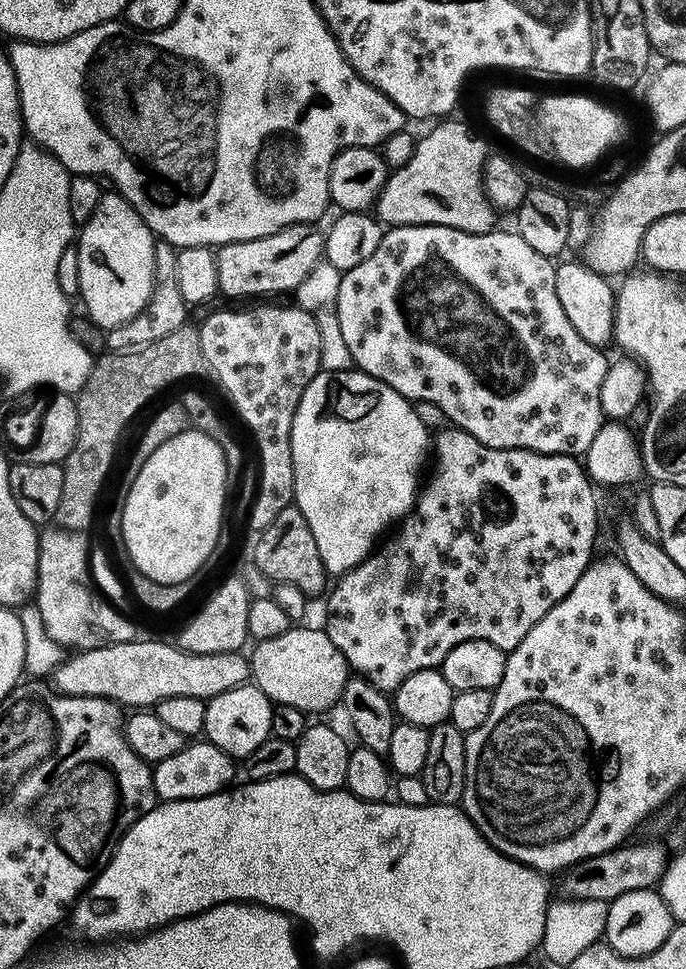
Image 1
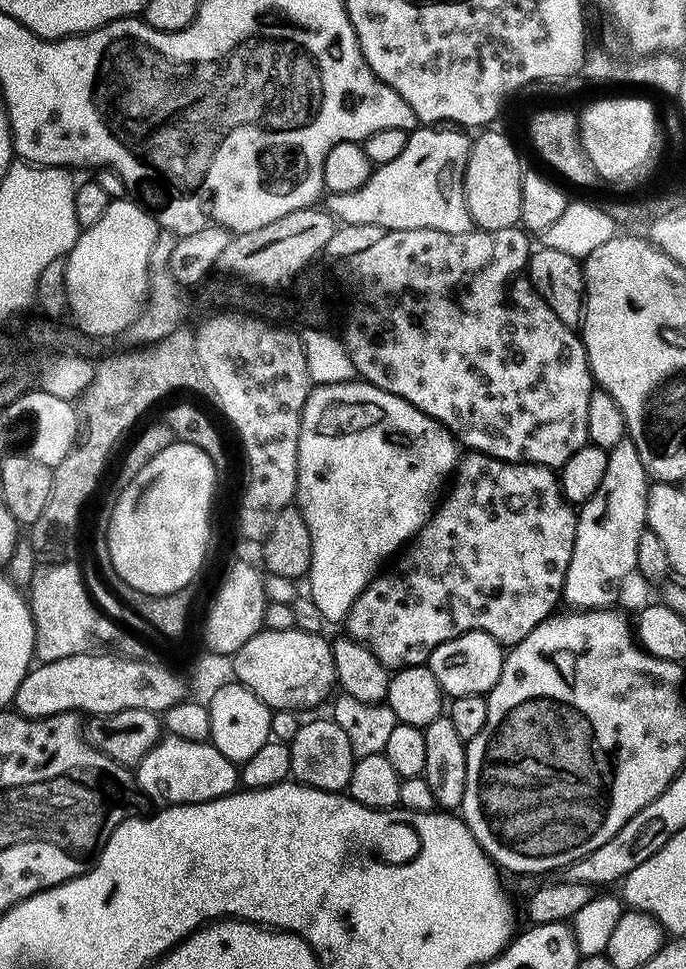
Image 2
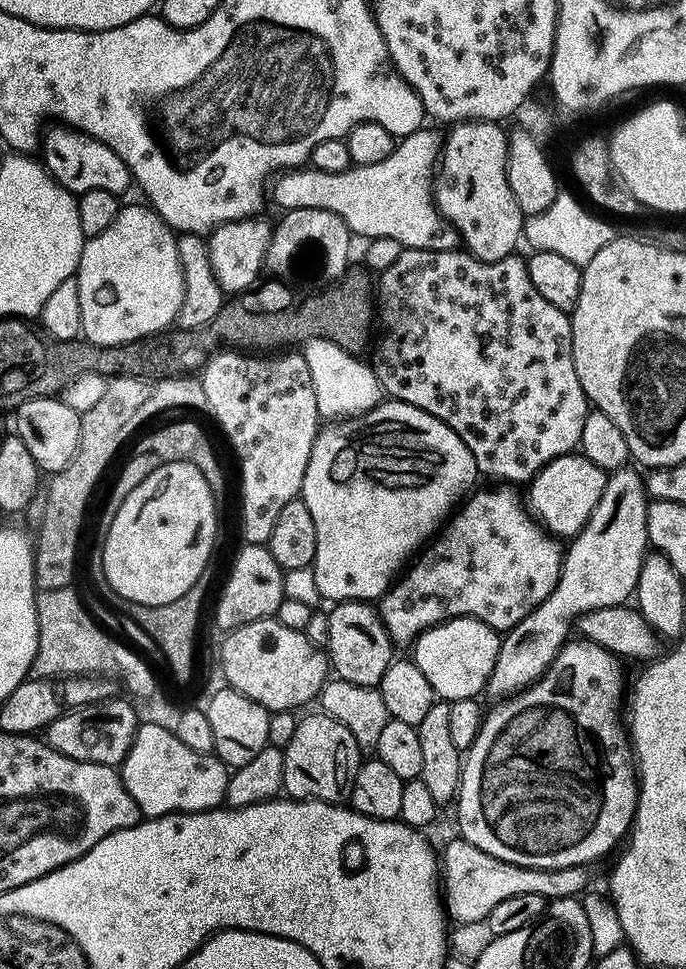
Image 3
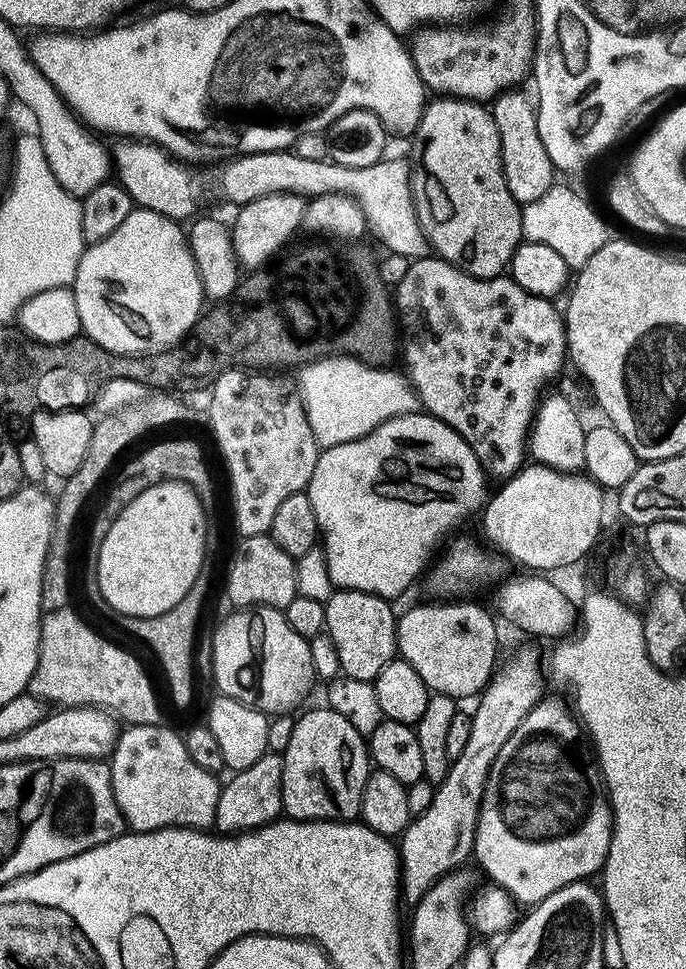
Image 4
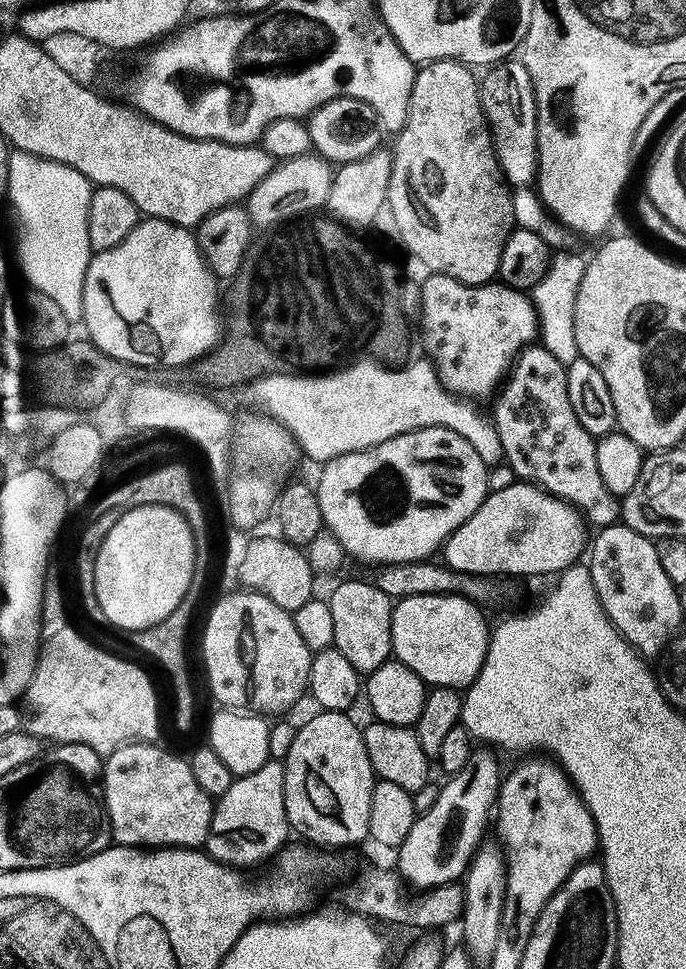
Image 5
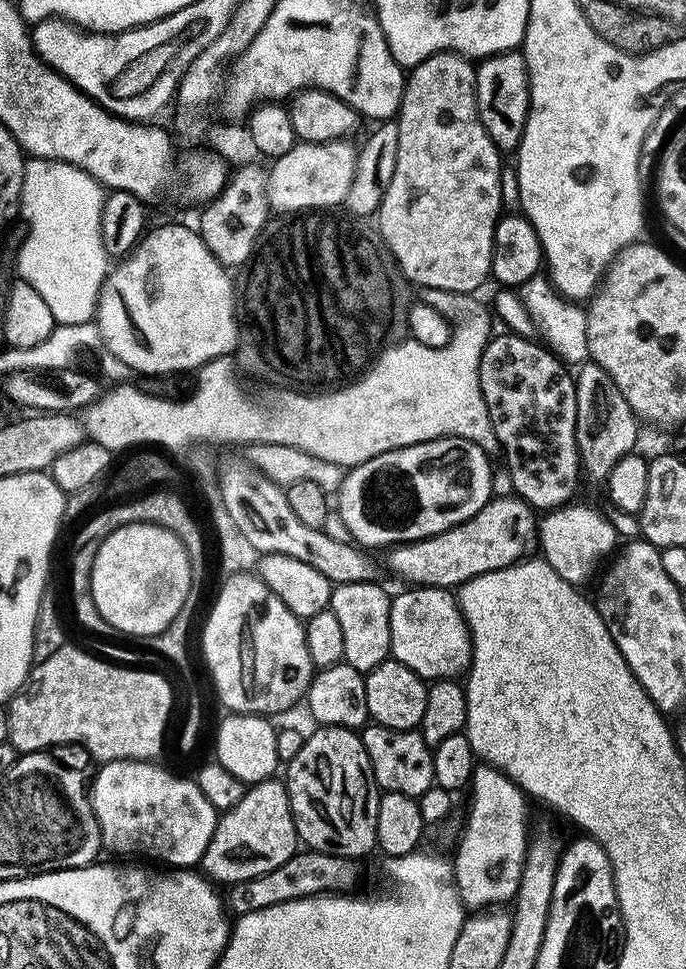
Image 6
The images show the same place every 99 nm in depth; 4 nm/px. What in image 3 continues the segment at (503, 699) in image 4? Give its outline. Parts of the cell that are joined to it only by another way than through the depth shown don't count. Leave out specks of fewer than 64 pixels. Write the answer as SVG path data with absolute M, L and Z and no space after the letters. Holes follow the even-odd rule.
M630 466L615 470L608 477L606 488L602 492L594 514L587 520L586 526L567 545L563 570L555 590L547 596L530 614L503 635L499 656L495 660L494 670L488 679L487 693L496 698L506 698L525 690L529 685L544 675L552 664L554 657L569 639L569 632L579 616L589 611L616 607L627 603L635 593L641 564L649 549L648 531L646 530L646 514L648 513L648 495L645 479Z

